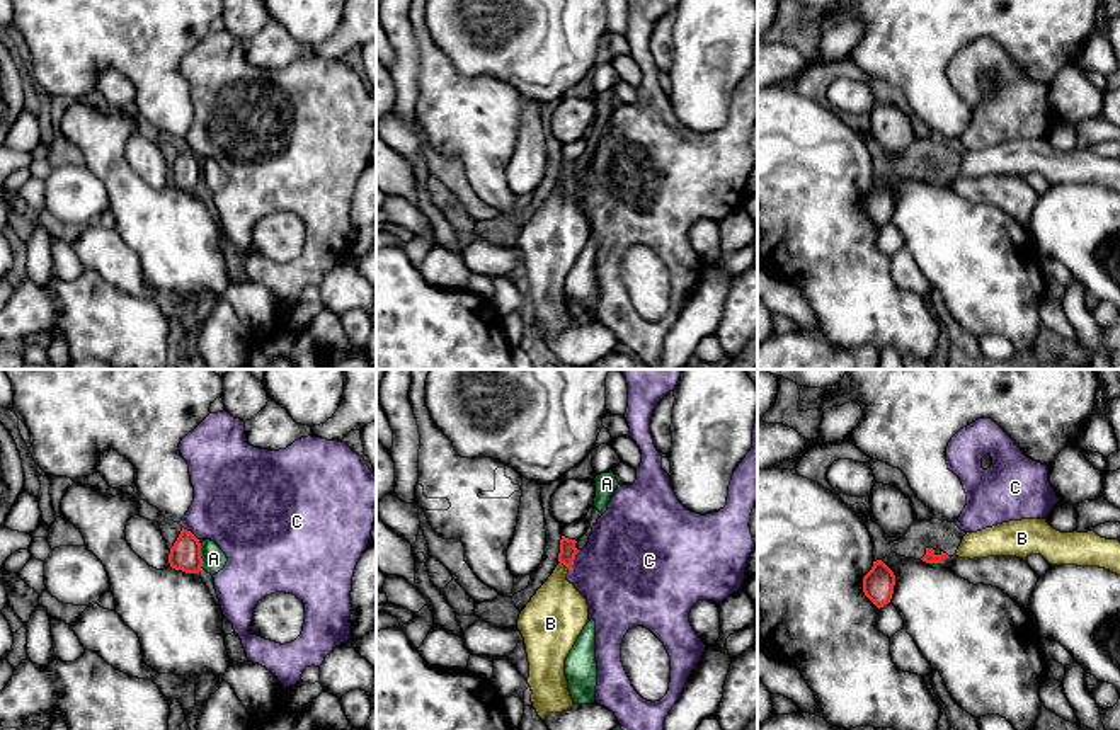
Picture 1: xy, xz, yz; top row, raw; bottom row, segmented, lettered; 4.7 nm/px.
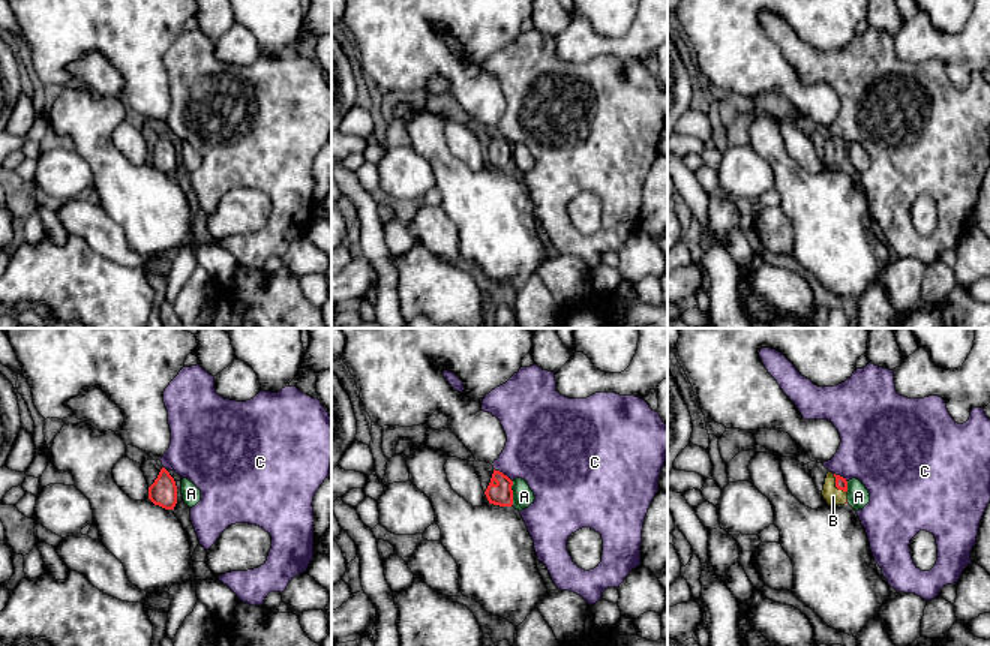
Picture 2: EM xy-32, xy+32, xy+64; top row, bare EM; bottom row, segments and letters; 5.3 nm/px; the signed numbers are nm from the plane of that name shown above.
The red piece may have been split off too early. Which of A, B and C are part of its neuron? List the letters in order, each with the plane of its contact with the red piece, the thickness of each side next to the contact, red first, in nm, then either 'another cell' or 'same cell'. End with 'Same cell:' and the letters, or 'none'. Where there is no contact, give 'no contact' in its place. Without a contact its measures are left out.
A: xy | 140/110 nm | another cell
B: xz | 80/280 nm | same cell
C: xz | 80/440 nm | another cell
Same cell: B

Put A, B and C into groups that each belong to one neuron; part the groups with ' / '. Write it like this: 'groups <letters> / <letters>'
groups A / B / C

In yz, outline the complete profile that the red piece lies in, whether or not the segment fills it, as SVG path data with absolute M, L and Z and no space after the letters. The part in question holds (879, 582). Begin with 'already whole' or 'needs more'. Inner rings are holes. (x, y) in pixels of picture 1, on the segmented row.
already whole | M882 560L873 562L871 570L863 577L863 592L878 609L890 602L894 585L895 575Z

